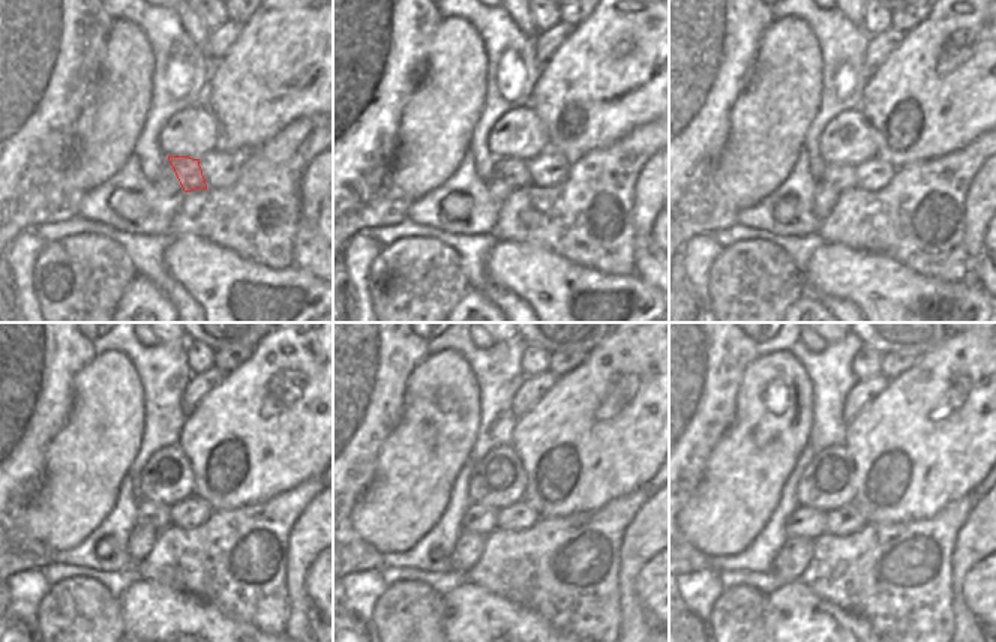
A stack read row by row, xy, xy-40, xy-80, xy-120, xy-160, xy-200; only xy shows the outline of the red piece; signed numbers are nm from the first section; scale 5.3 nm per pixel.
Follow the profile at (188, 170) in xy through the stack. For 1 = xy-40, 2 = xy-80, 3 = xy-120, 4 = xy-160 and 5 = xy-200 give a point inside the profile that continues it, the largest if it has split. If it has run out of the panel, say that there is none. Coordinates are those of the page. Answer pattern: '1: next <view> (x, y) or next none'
1: next xy-40 (515, 173)
2: next xy-80 (843, 177)
3: next xy-120 (149, 513)
4: next xy-160 (479, 519)
5: next xy-200 (809, 522)

